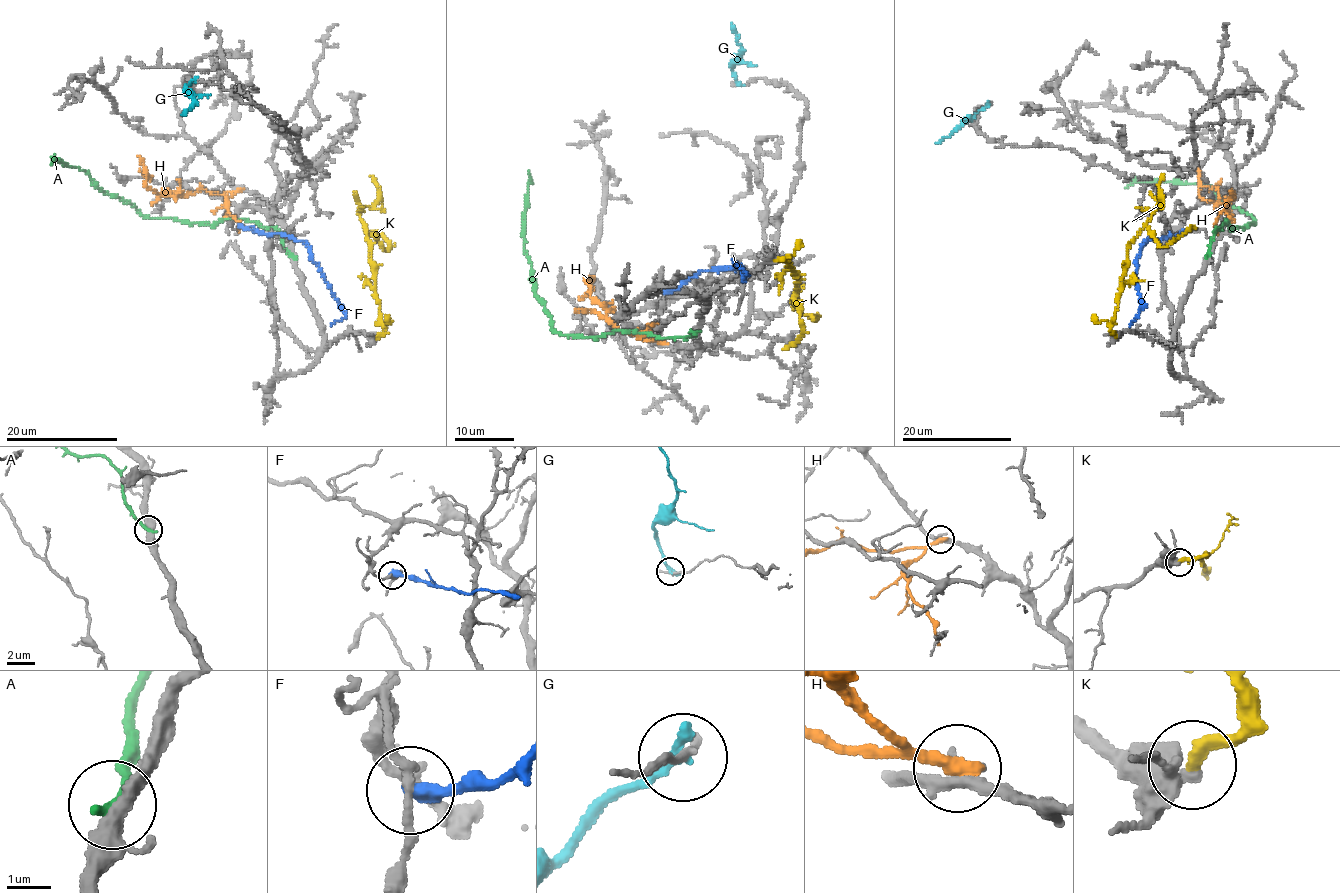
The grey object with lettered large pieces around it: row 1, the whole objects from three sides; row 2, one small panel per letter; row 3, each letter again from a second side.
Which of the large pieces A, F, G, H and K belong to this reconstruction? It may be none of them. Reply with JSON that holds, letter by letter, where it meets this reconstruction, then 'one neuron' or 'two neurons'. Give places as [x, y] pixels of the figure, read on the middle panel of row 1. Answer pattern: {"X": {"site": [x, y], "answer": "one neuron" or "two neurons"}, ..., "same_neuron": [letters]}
{"A": {"site": [696, 331], "answer": "two neurons"}, "F": {"site": [663, 291], "answer": "two neurons"}, "G": {"site": [739, 84], "answer": "two neurons"}, "H": {"site": [663, 343], "answer": "two neurons"}, "K": {"site": [776, 260], "answer": "one neuron"}, "same_neuron": ["K"]}

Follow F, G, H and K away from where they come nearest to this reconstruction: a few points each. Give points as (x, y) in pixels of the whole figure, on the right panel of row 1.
F: (1183, 233), (1148, 238), (1140, 243), (1135, 264), (1141, 305), (1139, 312), (1128, 326)
G: (988, 105), (946, 138), (935, 142)
H: (1231, 192), (1234, 197), (1219, 204), (1202, 199), (1199, 190), (1202, 186), (1211, 188), (1219, 181)
K: (1116, 335), (1110, 321), (1117, 307), (1129, 243), (1147, 228), (1159, 246), (1172, 243), (1195, 226)

